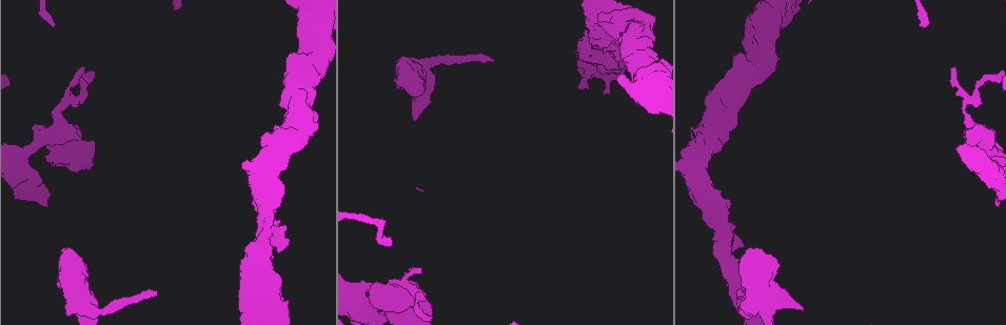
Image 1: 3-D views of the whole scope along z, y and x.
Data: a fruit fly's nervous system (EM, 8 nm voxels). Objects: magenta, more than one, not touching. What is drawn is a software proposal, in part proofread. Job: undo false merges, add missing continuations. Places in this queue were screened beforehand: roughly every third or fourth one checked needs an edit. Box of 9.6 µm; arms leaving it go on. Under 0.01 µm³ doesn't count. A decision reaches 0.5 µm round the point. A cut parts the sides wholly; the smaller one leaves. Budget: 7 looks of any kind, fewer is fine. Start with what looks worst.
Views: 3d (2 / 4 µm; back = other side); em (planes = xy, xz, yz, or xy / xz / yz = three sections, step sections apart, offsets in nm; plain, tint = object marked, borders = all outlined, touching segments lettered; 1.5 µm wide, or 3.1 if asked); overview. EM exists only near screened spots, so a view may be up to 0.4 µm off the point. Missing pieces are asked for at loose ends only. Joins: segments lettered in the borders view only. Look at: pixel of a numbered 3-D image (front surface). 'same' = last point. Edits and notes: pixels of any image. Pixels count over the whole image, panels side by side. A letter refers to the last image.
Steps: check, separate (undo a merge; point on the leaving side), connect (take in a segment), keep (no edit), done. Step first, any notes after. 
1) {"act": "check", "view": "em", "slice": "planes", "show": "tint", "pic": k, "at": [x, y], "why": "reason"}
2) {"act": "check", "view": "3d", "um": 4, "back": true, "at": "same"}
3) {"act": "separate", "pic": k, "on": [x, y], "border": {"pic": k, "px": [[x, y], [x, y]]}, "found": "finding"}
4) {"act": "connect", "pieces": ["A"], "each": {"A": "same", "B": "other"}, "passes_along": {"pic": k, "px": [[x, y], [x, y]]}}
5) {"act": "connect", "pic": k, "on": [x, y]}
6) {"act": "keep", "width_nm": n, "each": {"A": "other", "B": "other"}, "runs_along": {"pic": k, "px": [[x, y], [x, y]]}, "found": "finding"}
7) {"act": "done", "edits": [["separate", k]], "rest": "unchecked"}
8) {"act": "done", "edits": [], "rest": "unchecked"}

{"act": "check", "view": "3d", "um": 4, "pic": 1, "at": [156, 293], "why": "tapers out"}

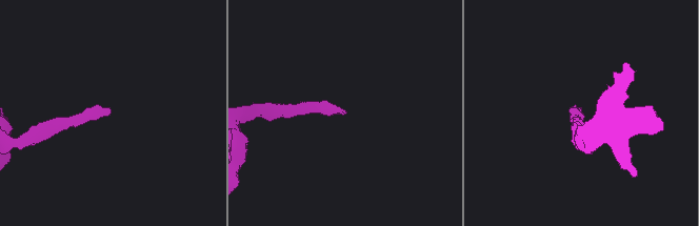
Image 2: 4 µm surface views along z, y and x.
{"act": "check", "view": "em", "slice": "xz", "step": 8, "show": "tint", "pic": 2, "at": [342, 110]}

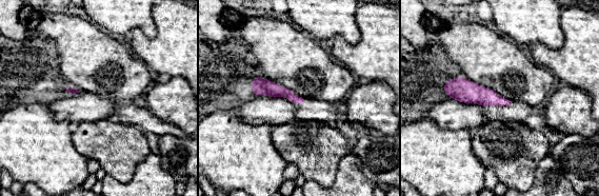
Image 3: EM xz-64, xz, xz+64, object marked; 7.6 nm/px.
{"act": "check", "view": "em", "slice": "planes", "show": "borders", "at": "same", "why": "another direction"}

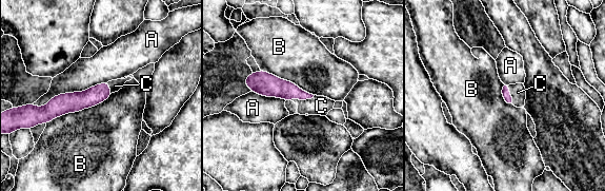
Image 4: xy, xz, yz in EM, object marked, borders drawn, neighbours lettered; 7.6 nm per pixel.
{"act": "connect", "pieces": ["C"], "longest_contact_nm": ["A", 600], "each": {"A": "other", "B": "other", "C": "same"}, "found": "it goes on there"}

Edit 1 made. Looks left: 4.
{"act": "check", "view": "3d", "um": 4, "back": true, "pic": 1, "at": [419, 270], "why": "thin end"}

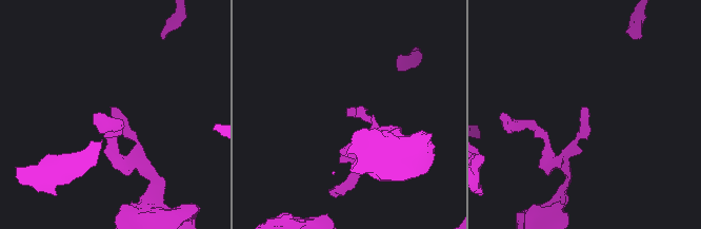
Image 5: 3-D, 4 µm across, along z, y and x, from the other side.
{"act": "check", "view": "em", "slice": "xy", "step": 8, "show": "tint", "pic": 5, "at": [113, 107]}

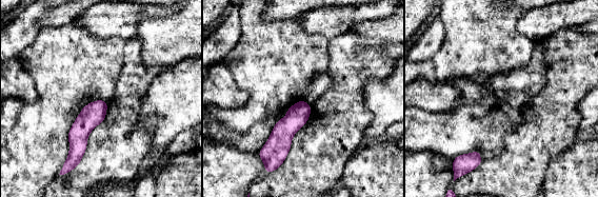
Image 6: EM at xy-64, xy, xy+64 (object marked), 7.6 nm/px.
{"act": "check", "view": "em", "slice": "planes", "show": "borders", "at": "same", "why": "cut it another way"}

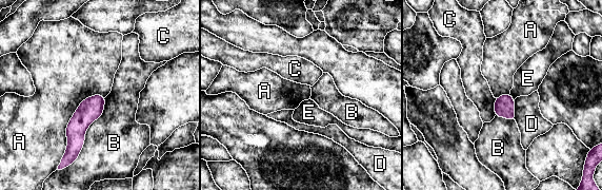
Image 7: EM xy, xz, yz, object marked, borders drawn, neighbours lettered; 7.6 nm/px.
{"act": "keep", "longest_contact_nm": ["A", 600], "each": {"A": "other", "B": "other", "C": "other", "D": "other", "E": "other"}, "runs_along": {"pic": 7, "px": [[99, 97], [76, 128], [75, 153]]}, "found": "no lettered segment goes on from it"}

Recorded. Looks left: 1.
{"act": "done", "edits": [["connect", 4]], "rest": "unchecked"}

